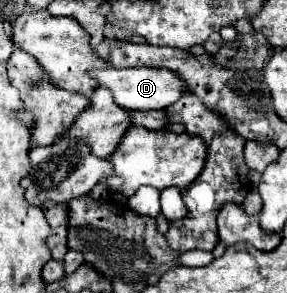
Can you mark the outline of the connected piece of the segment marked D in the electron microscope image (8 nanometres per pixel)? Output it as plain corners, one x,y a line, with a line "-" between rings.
104,68
96,70
94,78
100,86
112,92
114,102
124,110
162,110
174,104
186,90
186,82
166,68

